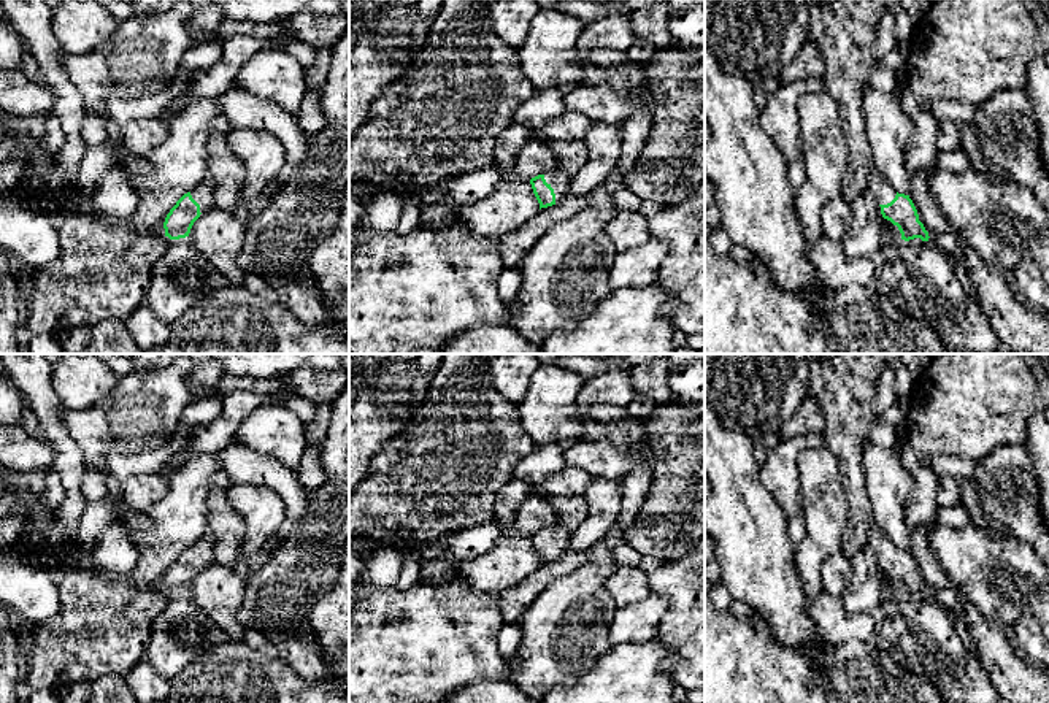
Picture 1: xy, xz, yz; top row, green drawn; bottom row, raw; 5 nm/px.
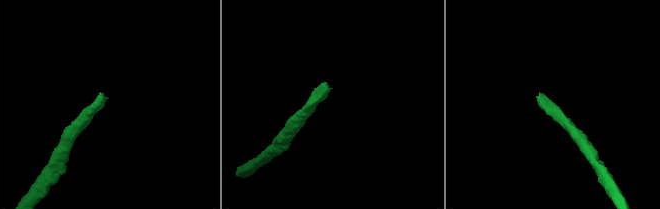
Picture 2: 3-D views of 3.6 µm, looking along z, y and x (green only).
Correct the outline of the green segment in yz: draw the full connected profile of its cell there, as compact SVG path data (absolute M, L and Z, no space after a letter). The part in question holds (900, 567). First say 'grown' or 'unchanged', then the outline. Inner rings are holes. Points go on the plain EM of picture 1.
grown; M876 524L868 532L868 544L874 549L882 573L898 582L901 595L920 594L928 597L928 587L919 576L917 565L909 551L898 549Z

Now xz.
grown; M559 521L544 530L532 533L530 540L541 565L555 560L570 549L571 535L562 525L562 521Z

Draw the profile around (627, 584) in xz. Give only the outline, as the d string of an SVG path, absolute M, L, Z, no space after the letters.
M617 567L606 581L608 592L617 608L632 605L651 594L649 574L635 567Z

